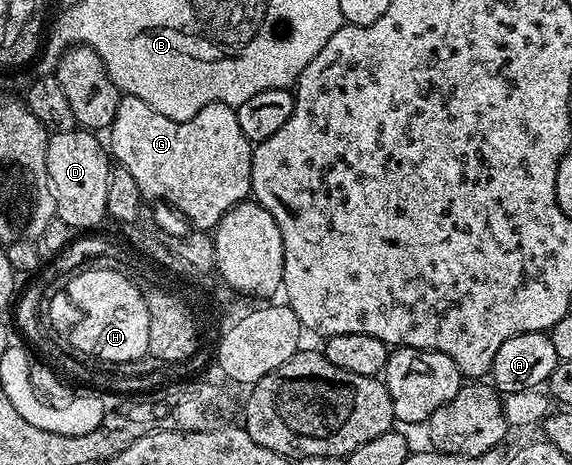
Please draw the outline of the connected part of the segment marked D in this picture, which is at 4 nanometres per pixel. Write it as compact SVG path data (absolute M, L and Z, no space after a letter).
M83 129L50 133L47 144L47 176L53 190L57 217L74 232L89 232L107 218L107 176L111 154L96 133Z

